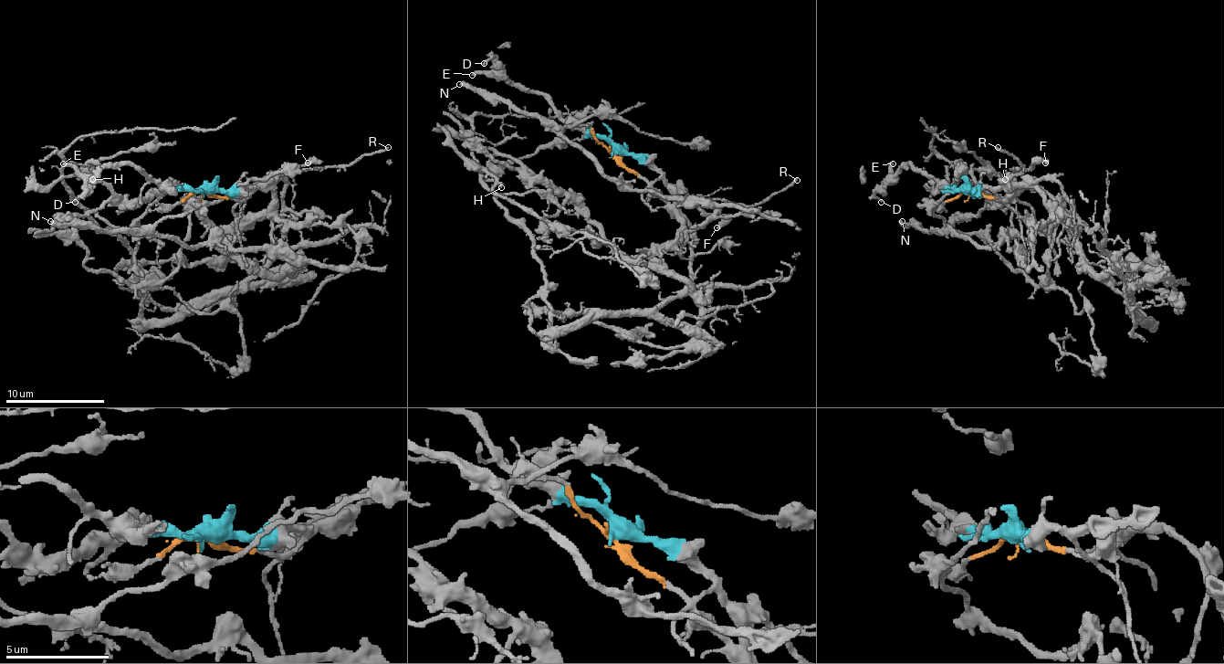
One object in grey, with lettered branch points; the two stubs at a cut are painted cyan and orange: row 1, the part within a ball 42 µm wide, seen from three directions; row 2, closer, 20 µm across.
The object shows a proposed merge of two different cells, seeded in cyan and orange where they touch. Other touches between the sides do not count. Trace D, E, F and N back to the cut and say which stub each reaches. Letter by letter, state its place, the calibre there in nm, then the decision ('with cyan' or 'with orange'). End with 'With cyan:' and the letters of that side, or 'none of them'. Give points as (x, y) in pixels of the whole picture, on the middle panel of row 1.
D: (484, 63) | 150 nm | with cyan
E: (472, 75) | 320 nm | with cyan
F: (716, 227) | 380 nm | with cyan
N: (459, 84) | 360 nm | with orange
With cyan: D, E, F

